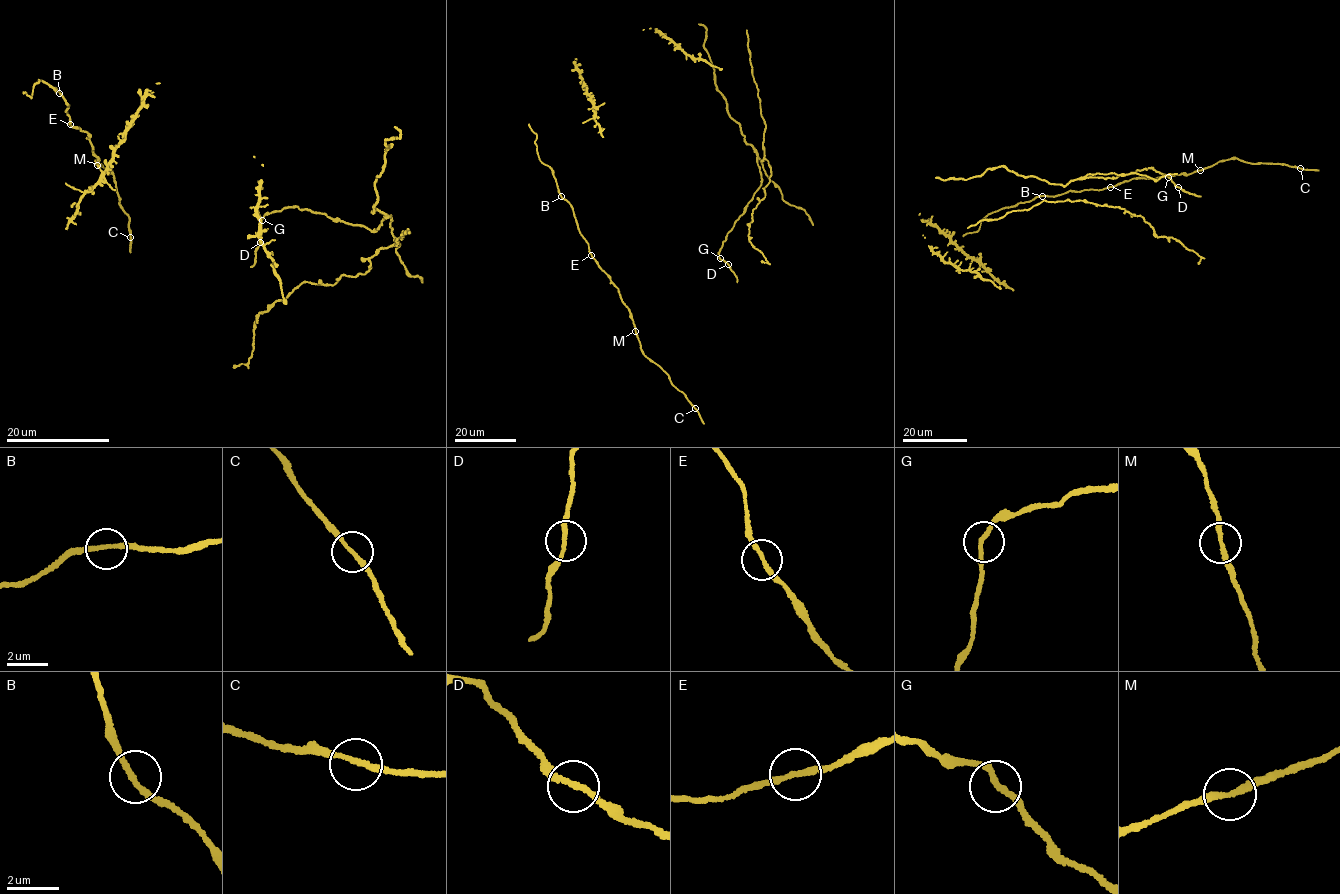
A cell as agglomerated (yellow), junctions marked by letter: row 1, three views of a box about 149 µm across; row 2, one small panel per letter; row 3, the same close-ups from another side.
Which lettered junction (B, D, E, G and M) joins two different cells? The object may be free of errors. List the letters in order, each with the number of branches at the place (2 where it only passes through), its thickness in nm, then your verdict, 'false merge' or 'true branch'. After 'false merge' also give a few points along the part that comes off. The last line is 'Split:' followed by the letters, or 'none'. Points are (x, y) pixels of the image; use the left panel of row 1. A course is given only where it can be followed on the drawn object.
B: 2 | 200 nm | true branch
D: 2 | 200 nm | true branch
E: 2 | 200 nm | true branch
G: 2 | 200 nm | true branch
M: 2 | 200 nm | false merge | (97, 164), (112, 173), (120, 204), (129, 218), (130, 253)
Split: M

